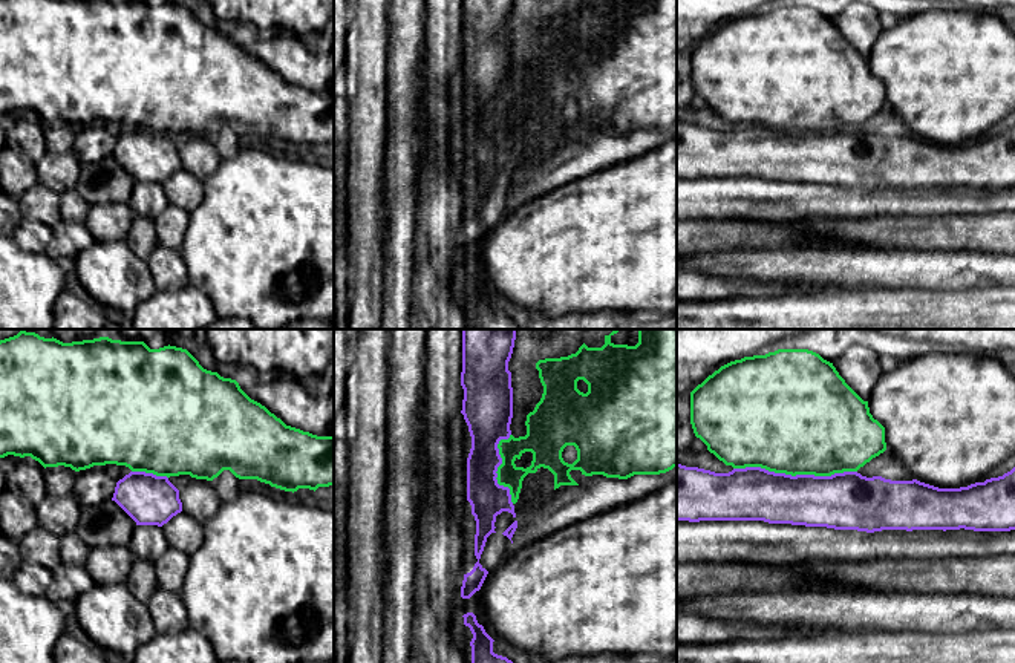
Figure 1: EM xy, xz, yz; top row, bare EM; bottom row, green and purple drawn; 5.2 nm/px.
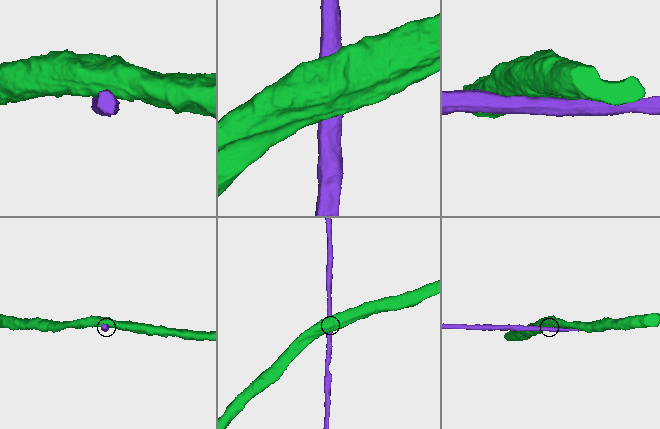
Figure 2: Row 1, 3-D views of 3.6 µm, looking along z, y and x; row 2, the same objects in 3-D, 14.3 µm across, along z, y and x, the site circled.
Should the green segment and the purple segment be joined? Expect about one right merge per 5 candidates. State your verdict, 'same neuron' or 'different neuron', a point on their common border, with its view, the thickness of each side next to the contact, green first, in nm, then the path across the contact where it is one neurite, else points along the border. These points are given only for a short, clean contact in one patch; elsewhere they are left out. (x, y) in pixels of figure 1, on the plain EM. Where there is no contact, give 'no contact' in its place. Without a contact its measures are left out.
different neuron | yz (795, 132) | 500/280 nm

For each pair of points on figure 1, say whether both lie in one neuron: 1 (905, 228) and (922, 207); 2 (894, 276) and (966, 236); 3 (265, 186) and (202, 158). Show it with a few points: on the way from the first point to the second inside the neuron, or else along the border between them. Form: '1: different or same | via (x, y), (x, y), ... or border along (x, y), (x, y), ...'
1: different | border along (879, 215), (952, 215)
2: different | border along (905, 250), (979, 250)
3: different | border along (222, 160), (204, 181)

